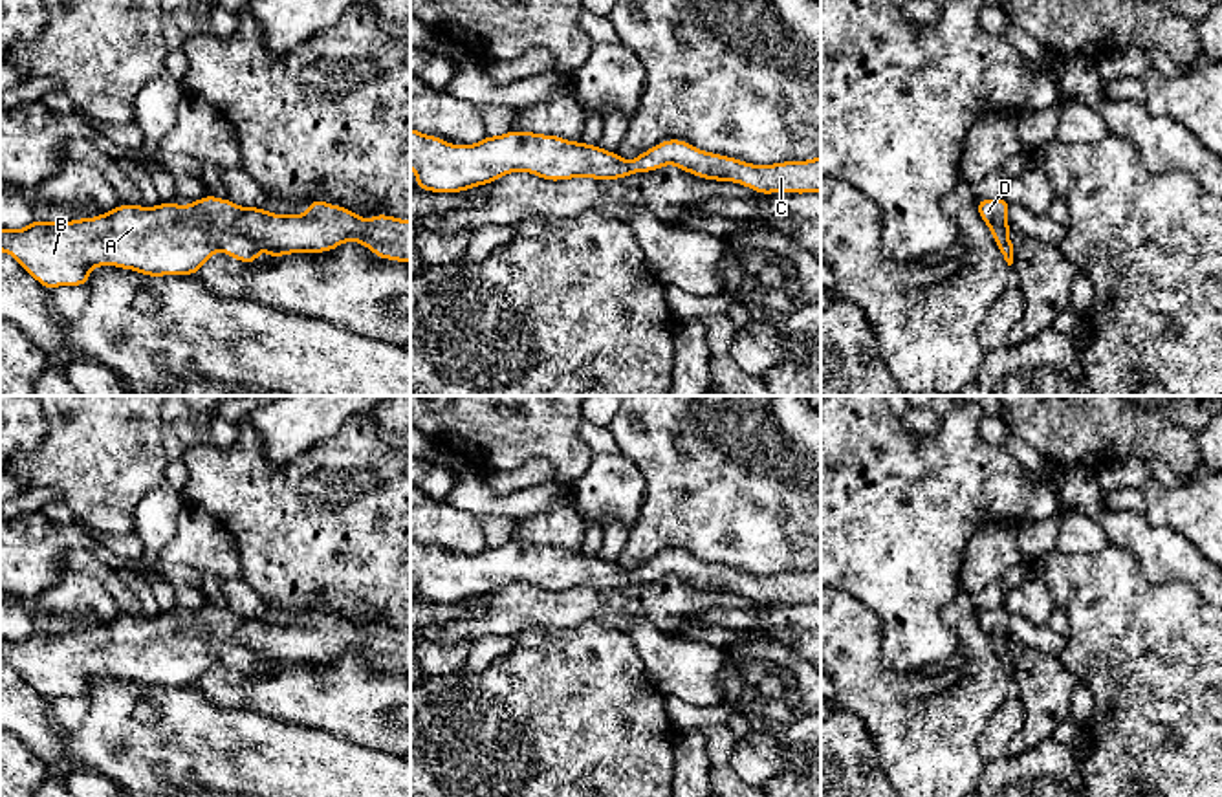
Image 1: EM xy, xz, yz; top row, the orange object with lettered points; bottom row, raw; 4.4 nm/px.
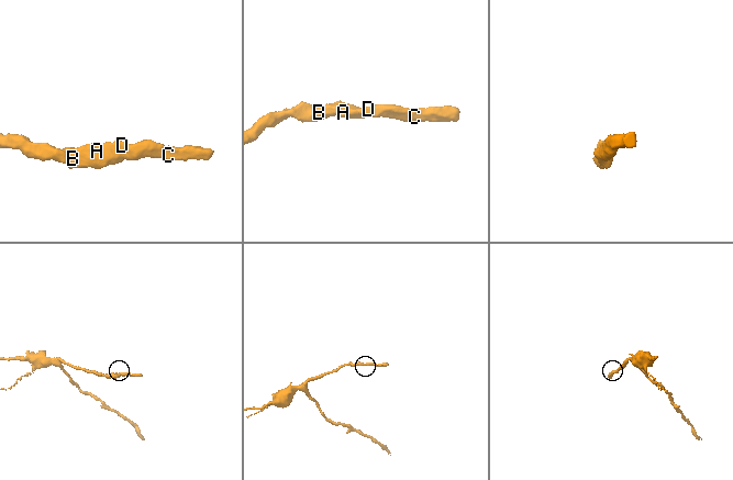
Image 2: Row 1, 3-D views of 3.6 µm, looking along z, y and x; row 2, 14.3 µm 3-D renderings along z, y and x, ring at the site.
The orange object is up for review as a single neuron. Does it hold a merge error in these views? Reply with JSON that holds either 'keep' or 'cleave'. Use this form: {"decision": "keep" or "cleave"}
{"decision": "keep"}

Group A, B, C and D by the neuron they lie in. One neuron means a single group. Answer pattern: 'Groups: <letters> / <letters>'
Groups: A B C D

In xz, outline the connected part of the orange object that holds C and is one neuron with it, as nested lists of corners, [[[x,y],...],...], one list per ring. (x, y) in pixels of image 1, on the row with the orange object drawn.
[[[410,128],[410,169],[416,172],[416,187],[440,194],[487,185],[509,172],[531,172],[548,181],[621,180],[665,165],[676,165],[704,180],[735,181],[758,194],[821,192],[821,156],[806,161],[751,165],[700,150],[682,139],[667,139],[625,161],[617,152],[561,136],[509,130],[496,137],[486,136],[475,145],[451,145],[438,136]]]

